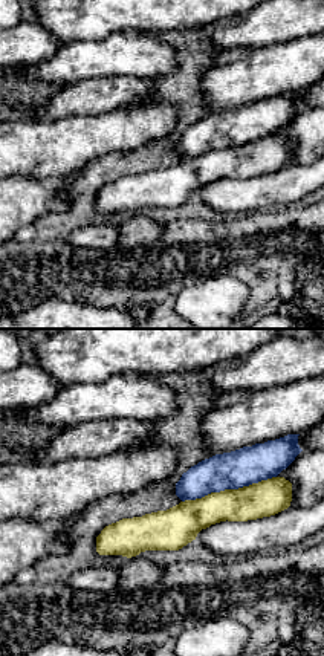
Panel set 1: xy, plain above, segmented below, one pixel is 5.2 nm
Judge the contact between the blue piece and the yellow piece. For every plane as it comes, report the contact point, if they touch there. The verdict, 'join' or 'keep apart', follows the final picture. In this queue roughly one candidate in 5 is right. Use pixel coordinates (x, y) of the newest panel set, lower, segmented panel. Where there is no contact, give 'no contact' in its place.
meets blue at (228, 488)

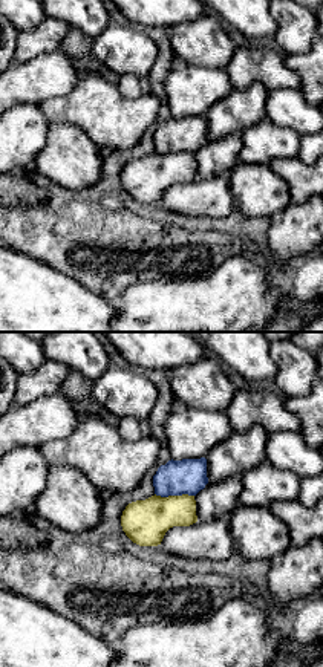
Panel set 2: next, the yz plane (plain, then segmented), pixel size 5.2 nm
meets blue at (175, 494)

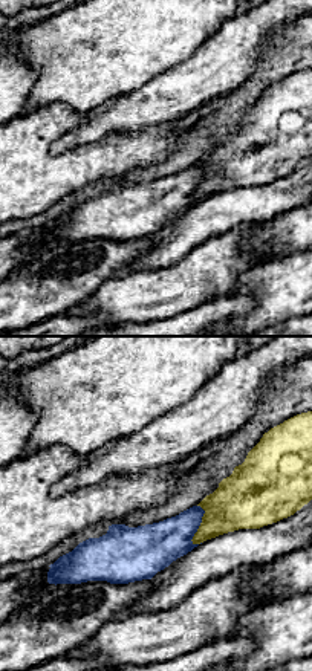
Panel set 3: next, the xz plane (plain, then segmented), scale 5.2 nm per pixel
meets blue at (199, 525)

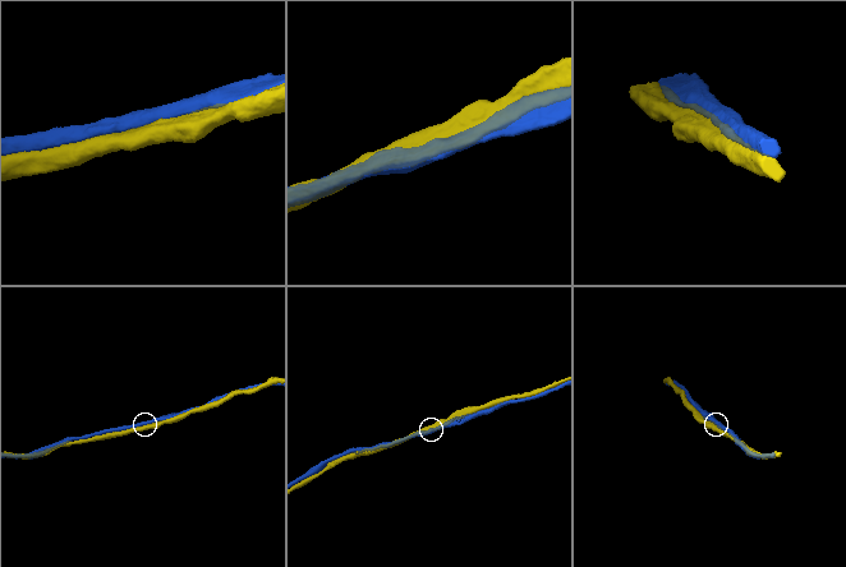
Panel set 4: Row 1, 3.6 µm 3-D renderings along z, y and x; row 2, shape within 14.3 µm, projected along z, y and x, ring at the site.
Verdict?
keep apart

